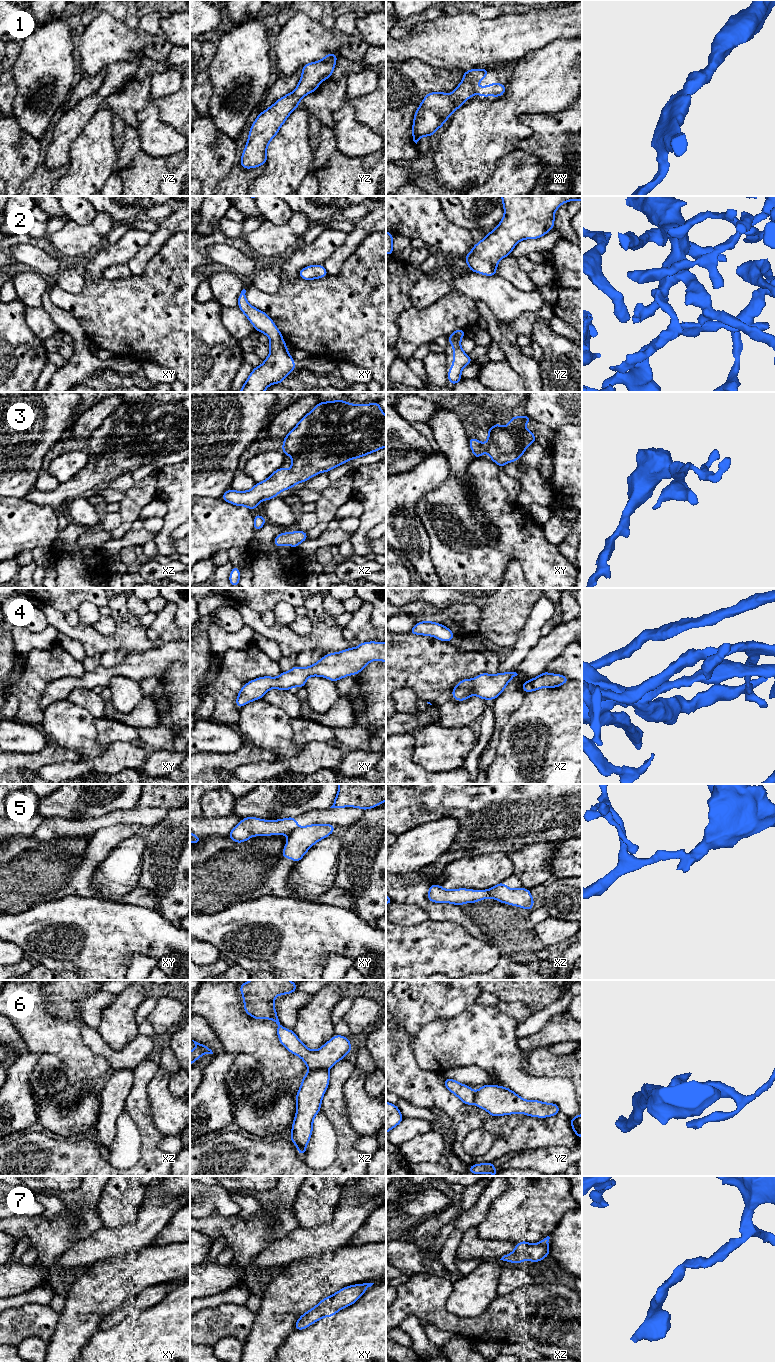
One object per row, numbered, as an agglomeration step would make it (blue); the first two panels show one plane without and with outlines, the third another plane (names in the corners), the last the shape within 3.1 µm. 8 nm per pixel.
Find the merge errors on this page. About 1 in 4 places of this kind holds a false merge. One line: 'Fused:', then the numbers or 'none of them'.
Fused: 5, 6

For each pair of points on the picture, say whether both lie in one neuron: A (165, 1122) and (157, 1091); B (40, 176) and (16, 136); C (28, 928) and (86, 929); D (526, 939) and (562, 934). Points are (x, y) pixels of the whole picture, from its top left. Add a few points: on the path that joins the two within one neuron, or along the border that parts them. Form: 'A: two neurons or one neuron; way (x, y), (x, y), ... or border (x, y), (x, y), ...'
A: one neuron; way (165, 1114), (165, 1106), (161, 1099)
B: two neurons; border (37, 168), (20, 185)
C: one neuron; way (42, 928), (53, 928), (62, 922), (72, 923)
D: two neurons; border (533, 926), (535, 935), (548, 945)

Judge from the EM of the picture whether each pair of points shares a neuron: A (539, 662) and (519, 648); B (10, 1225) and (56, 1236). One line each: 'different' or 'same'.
A: different
B: same

